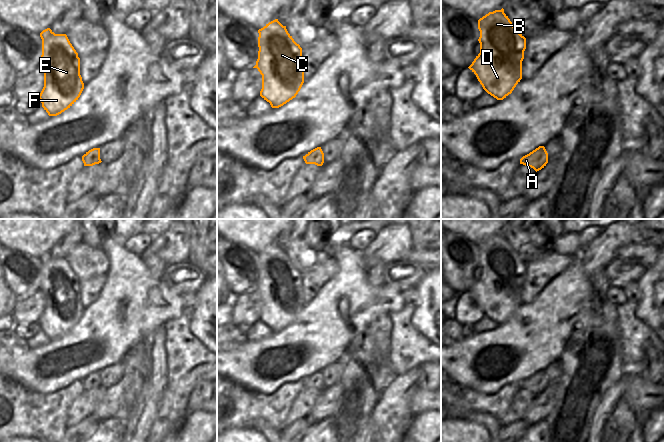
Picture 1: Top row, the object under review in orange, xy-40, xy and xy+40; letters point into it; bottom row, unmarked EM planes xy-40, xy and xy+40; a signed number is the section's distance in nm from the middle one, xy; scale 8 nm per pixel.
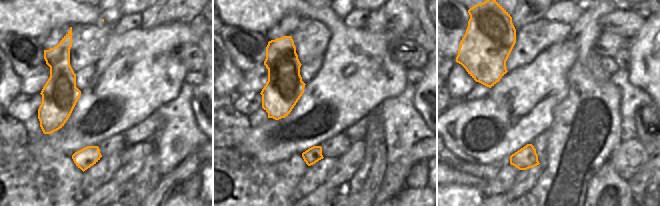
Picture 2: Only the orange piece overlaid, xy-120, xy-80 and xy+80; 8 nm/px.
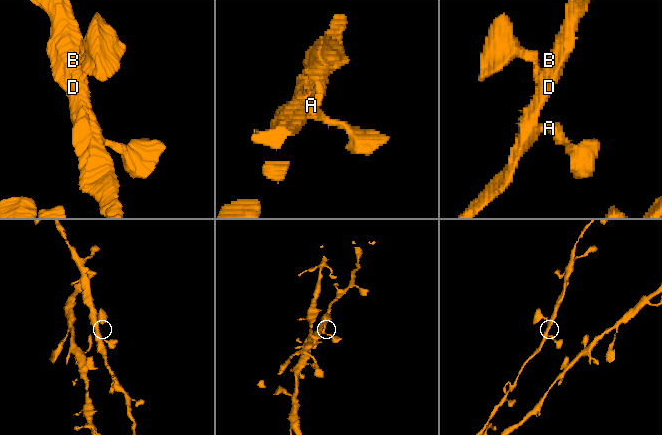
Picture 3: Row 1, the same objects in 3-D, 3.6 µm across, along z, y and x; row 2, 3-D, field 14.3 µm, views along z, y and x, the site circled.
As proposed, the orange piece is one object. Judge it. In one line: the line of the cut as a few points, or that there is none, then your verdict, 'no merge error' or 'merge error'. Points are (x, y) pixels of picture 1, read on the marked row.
cut none; no merge error

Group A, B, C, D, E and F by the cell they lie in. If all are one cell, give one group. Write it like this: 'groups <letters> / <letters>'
groups A B C D E F

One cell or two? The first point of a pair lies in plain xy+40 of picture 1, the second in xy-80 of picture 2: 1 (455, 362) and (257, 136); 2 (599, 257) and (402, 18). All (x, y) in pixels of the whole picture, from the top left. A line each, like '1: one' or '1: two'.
1: one
2: one

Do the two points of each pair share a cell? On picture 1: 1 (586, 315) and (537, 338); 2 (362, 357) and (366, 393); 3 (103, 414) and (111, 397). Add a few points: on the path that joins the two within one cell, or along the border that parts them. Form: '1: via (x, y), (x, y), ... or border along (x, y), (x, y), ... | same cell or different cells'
1: border along (591, 302), (586, 303), (578, 313), (567, 342) | different cells
2: via (360, 366), (363, 371), (363, 384) | same cell
3: via (104, 410), (111, 401) | same cell

